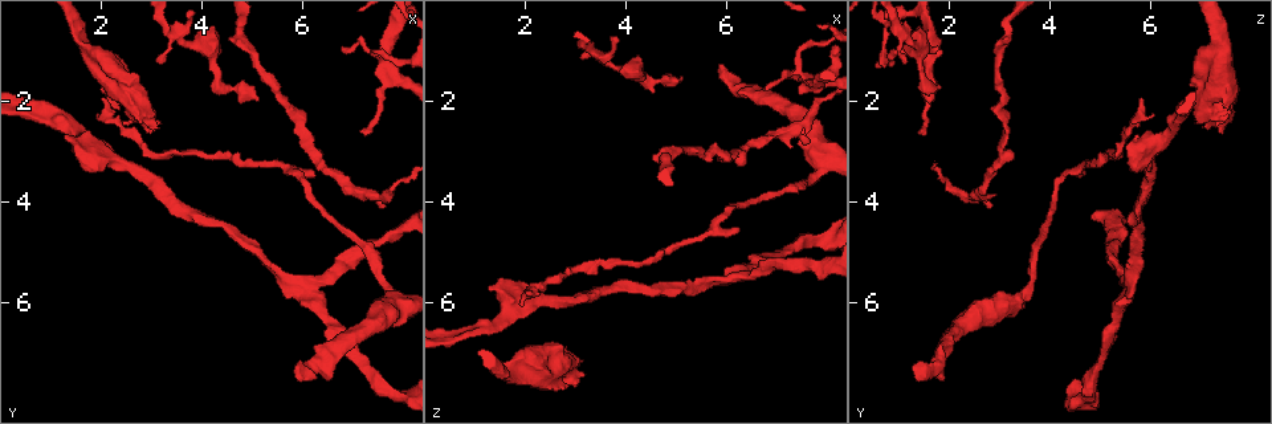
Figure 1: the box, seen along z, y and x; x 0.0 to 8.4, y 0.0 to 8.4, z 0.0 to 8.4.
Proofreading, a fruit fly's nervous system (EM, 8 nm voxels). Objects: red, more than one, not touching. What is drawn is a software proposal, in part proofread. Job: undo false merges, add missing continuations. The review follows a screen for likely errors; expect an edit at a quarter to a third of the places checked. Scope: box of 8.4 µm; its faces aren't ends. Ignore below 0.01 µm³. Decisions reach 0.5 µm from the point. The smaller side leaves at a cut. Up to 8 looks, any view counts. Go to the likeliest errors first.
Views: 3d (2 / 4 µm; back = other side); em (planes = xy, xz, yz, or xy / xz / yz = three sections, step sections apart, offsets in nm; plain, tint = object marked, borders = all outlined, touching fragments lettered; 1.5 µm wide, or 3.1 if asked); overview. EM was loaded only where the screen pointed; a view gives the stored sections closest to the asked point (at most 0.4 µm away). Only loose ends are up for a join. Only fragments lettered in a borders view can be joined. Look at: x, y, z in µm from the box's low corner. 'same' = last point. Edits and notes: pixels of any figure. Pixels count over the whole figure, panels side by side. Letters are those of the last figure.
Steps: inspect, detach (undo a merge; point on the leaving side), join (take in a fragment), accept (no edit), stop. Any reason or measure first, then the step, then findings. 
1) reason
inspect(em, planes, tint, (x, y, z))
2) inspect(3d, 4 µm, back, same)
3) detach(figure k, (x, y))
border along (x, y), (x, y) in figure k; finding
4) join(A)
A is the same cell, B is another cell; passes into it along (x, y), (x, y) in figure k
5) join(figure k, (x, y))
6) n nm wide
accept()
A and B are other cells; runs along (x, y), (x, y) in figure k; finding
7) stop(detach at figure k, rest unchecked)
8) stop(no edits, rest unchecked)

thick end
inspect(em, planes, borders, (2.95, 2.60, 7.35))

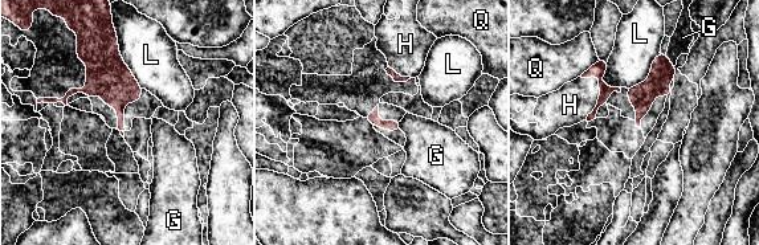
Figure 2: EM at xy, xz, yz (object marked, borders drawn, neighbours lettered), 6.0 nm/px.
join(H)
H is the same cell, G, L and Q are other cells; passes into it along (599, 69), (599, 97), (570, 105) in figure 2; it goes on there

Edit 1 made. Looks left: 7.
see it whole again
inspect(overview)

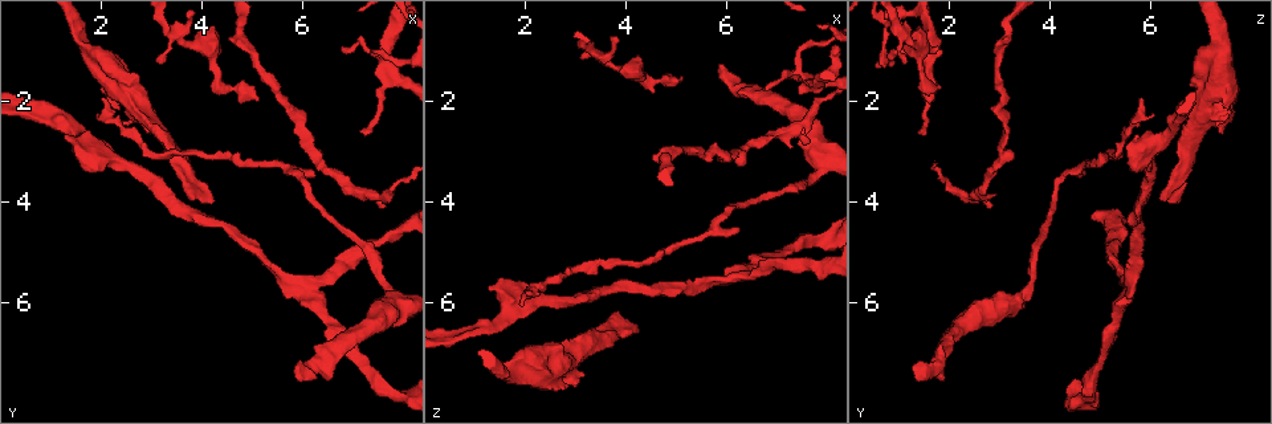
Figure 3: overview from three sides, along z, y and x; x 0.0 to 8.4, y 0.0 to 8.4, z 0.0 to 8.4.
branch point
inspect(em, xz, step 8, tint, (1.90, 3.00, 5.95))

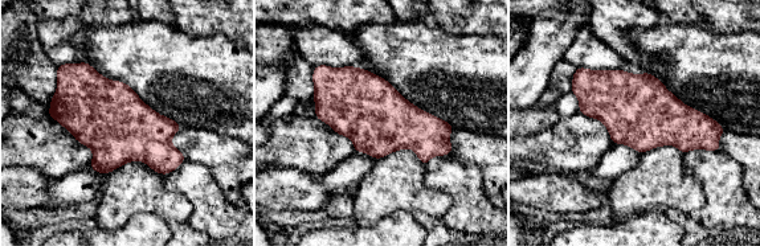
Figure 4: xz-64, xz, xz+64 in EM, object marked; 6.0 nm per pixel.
cut it another way
inspect(em, planes, borders, same)

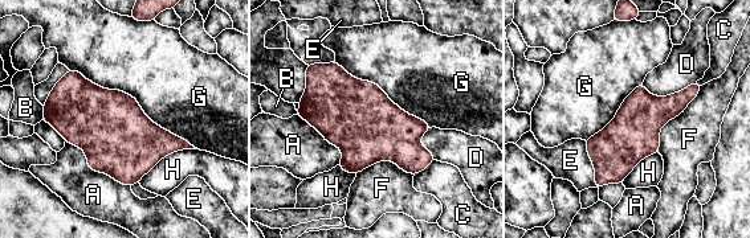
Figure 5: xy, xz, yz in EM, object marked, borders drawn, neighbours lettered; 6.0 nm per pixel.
320 nm wide
accept()
A, B, C, D, E, F, G and H are other cells; border along (701, 86), (663, 126), (657, 151) in figure 5; one cell here

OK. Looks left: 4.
stop(join at figure 2, rest unchecked)

